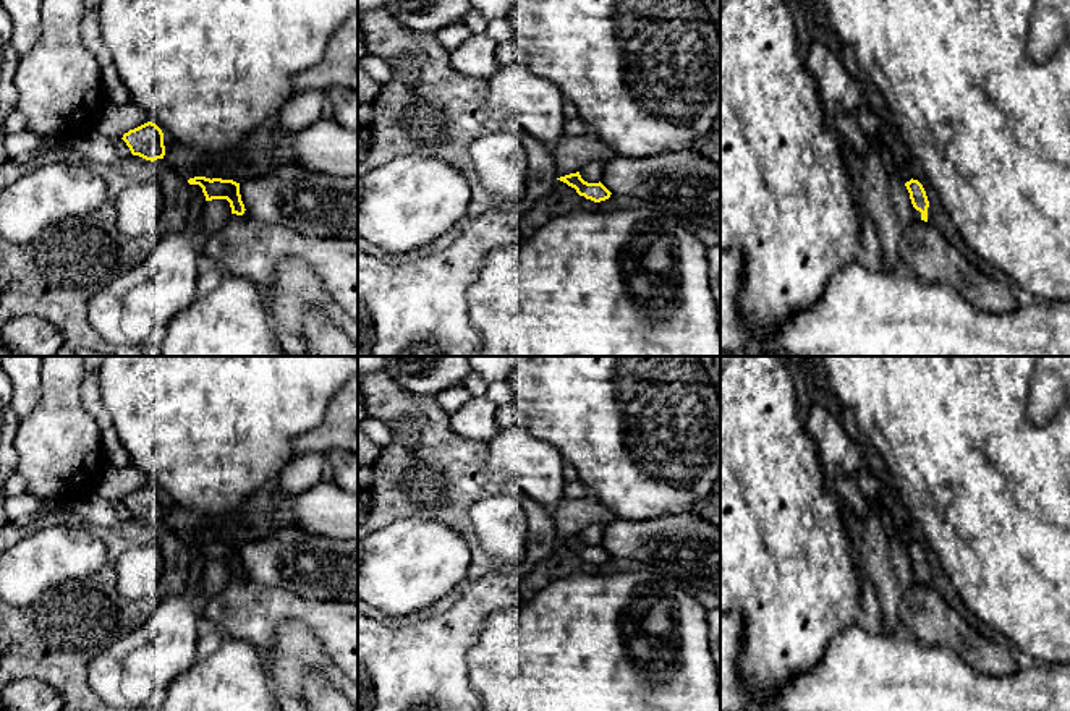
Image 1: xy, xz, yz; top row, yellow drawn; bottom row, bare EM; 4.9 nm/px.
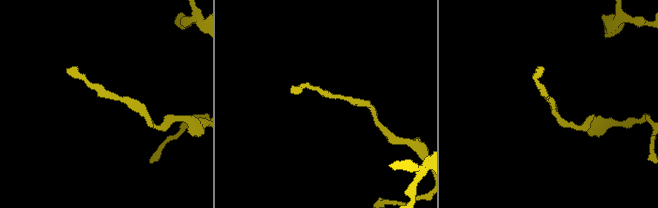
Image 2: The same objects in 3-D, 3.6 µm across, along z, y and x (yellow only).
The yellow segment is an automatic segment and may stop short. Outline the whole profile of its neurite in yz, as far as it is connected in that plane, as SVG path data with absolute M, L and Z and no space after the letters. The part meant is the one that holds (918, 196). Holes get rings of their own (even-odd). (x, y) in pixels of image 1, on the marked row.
M911 178L910 181L905 183L905 186L910 193L913 207L921 212L921 220L928 222L929 201L923 185L918 180Z

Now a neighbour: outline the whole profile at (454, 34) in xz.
M465 21L452 23L435 32L437 40L448 52L453 52L460 44L469 39L473 32Z

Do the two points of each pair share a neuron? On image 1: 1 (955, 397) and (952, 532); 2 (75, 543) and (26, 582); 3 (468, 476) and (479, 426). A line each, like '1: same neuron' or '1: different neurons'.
1: same neuron
2: same neuron
3: different neurons

